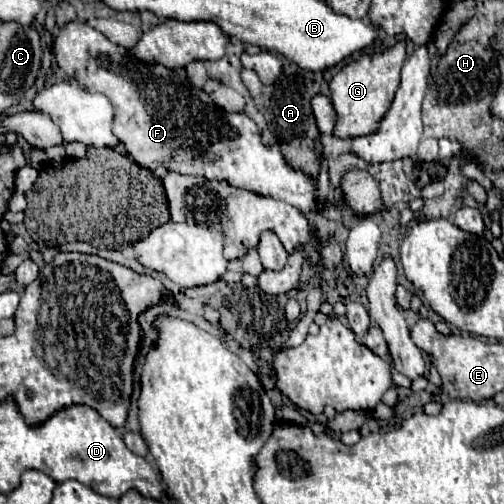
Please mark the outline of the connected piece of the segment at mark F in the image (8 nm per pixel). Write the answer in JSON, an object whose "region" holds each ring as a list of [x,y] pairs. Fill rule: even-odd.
{"region":[[[111,18],[89,20],[89,24],[81,24],[81,22],[65,24],[53,40],[53,54],[55,54],[59,68],[71,80],[75,80],[83,90],[105,94],[111,100],[113,112],[115,112],[113,134],[119,138],[125,152],[129,154],[129,158],[135,164],[149,168],[149,170],[155,170],[161,164],[169,172],[199,174],[209,180],[227,180],[231,186],[245,188],[245,190],[251,190],[257,194],[269,194],[275,200],[283,200],[283,202],[295,206],[297,210],[301,210],[303,214],[325,210],[327,202],[321,202],[317,196],[317,180],[311,178],[303,170],[291,168],[287,164],[279,144],[275,144],[275,146],[263,144],[261,134],[249,116],[225,112],[223,108],[219,108],[211,100],[211,96],[205,90],[193,86],[185,76],[179,76],[175,70],[171,70],[163,64],[147,64],[147,62],[141,62],[135,56],[131,56],[129,48],[137,46],[135,42],[139,40],[141,30],[137,30],[131,24],[111,20]]]}

